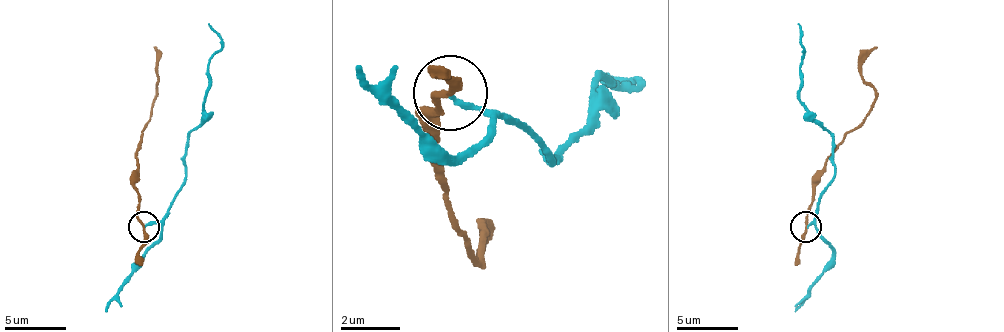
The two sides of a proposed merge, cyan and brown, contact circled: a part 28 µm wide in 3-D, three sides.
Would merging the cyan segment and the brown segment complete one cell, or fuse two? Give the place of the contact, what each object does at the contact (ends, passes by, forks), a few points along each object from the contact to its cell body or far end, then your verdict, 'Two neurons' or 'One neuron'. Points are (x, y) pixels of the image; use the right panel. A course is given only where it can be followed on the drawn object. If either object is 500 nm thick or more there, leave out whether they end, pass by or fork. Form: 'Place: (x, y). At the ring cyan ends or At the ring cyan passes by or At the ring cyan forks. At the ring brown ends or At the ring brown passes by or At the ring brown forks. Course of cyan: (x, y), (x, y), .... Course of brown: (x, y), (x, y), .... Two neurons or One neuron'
Place: (806, 227). At the ring cyan ends. At the ring brown passes by. Course of cyan: (808, 228), (836, 172), (833, 138), (799, 98), (802, 58), (799, 24). Course of brown: (805, 228), (814, 175), (857, 126), (876, 95), (860, 74), (860, 61), (876, 46). Two neurons

